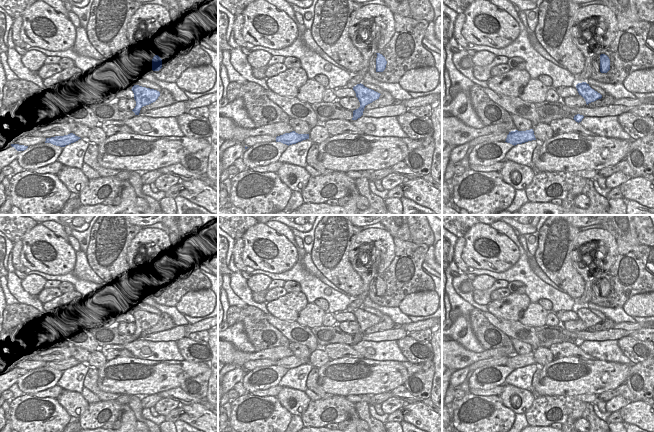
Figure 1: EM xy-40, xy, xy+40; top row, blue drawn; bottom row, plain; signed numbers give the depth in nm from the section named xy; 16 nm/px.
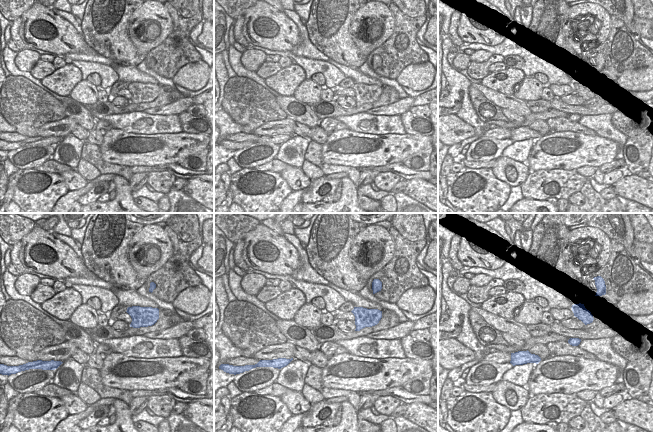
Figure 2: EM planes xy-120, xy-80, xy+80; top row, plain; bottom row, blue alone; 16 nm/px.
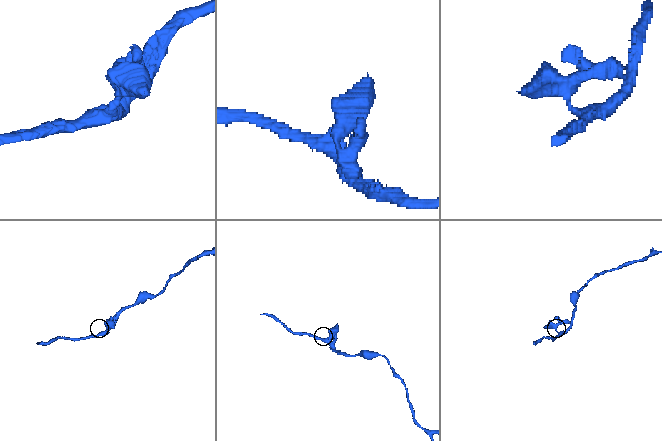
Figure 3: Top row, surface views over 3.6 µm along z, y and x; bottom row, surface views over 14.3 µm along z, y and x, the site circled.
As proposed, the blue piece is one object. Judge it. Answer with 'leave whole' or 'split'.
leave whole

